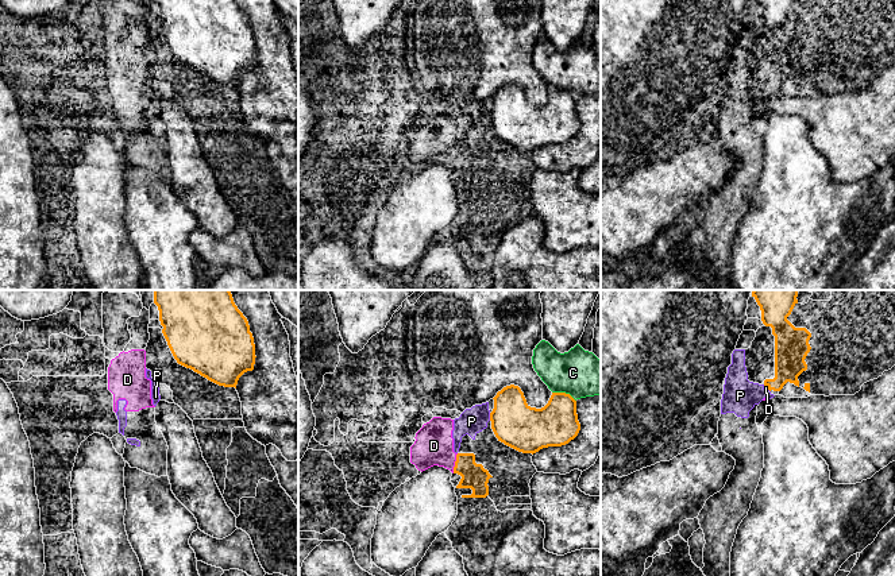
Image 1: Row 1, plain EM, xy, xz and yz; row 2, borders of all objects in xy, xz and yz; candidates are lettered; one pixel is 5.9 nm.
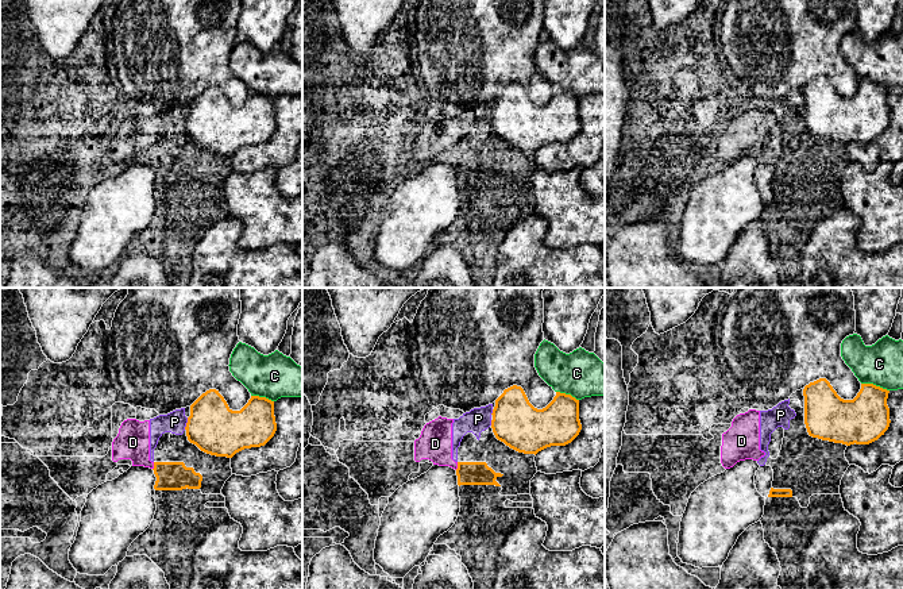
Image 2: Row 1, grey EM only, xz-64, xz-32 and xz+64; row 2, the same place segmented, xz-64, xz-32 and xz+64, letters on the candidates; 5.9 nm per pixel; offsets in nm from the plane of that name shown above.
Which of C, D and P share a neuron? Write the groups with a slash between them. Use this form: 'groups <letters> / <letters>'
groups C / D P

